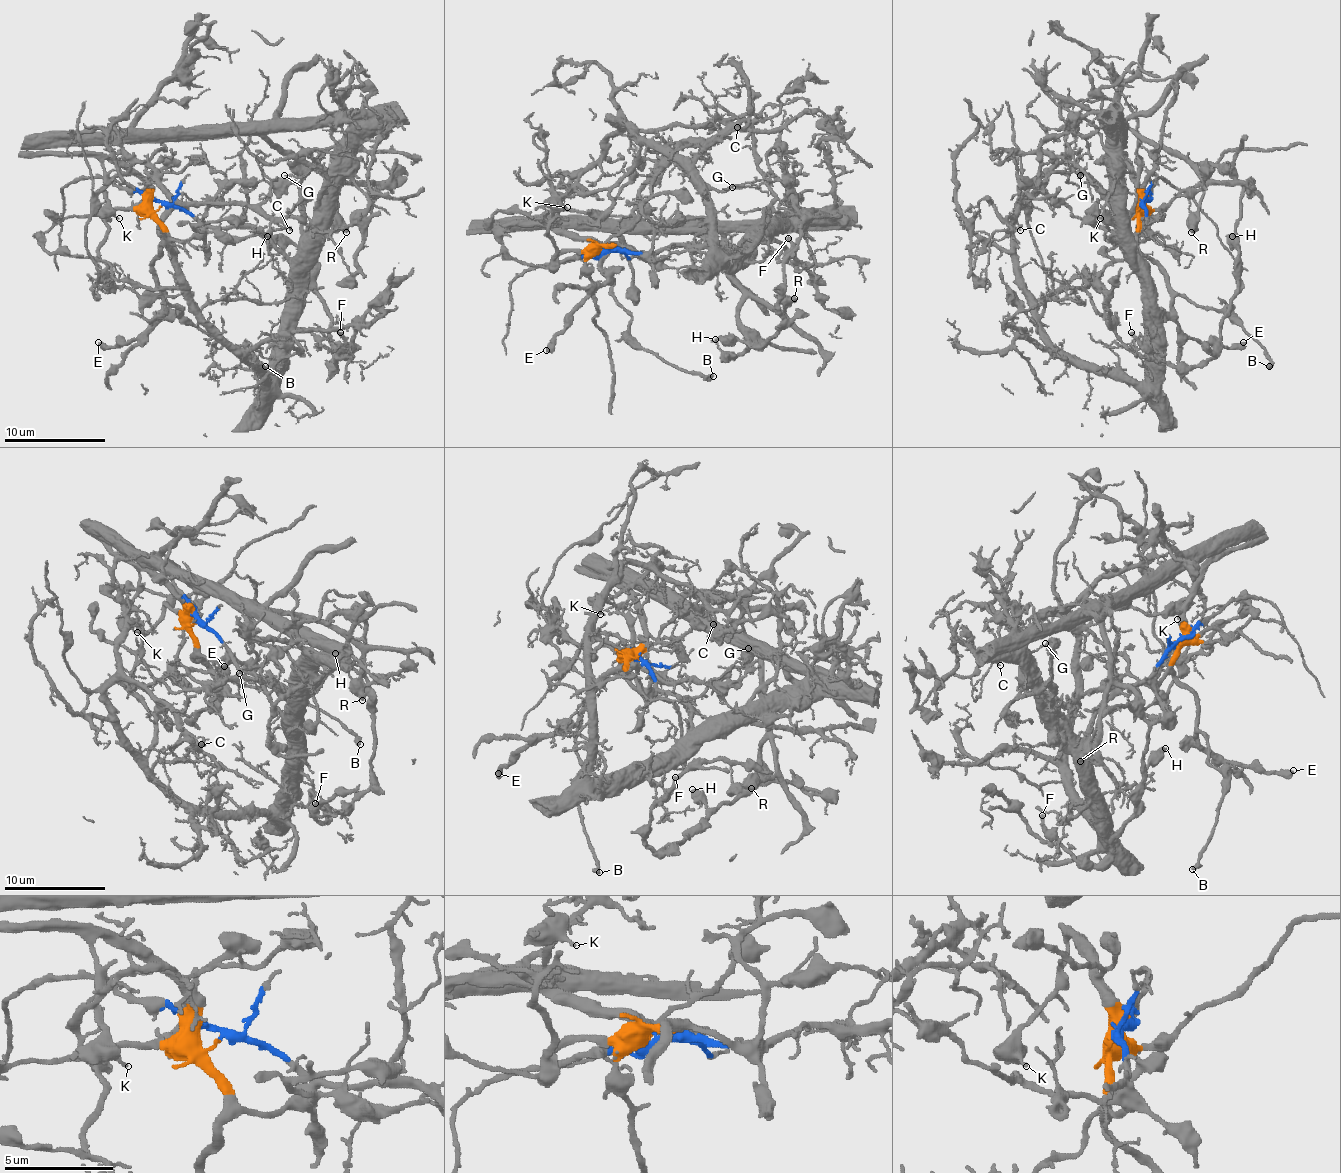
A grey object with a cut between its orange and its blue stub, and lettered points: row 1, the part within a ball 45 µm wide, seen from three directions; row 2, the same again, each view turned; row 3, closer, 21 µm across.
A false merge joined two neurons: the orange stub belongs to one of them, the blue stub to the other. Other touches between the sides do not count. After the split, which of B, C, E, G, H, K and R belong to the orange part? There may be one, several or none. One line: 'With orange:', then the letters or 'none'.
With orange: B, E, H, K, R

